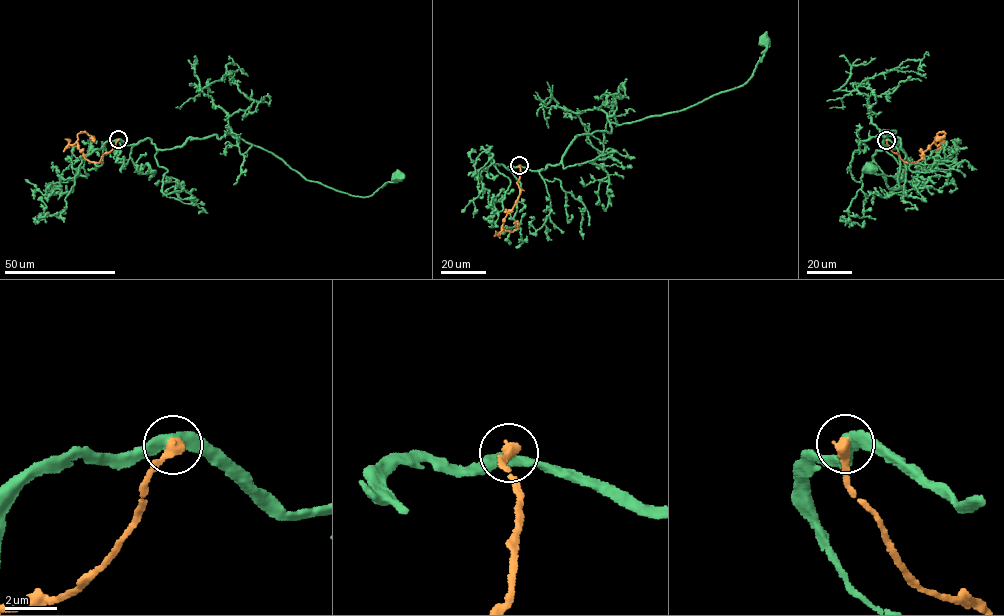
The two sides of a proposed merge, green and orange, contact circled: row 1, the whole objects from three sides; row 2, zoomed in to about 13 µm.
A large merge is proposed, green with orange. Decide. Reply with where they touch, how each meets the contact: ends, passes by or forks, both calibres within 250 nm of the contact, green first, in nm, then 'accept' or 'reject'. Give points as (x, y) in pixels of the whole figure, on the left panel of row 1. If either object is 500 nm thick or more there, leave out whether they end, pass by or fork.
at (118, 139); green passes by; orange ends there; 360 nm thick on the green side, 440 nm on the other; reject

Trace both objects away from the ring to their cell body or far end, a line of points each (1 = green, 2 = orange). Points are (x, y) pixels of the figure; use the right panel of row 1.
1: (887, 140), (900, 140), (889, 148), (883, 136), (896, 132), (887, 131), (899, 188), (871, 168)
2: (887, 140), (893, 152), (905, 162), (914, 163), (919, 161), (935, 136), (945, 133), (937, 138)

